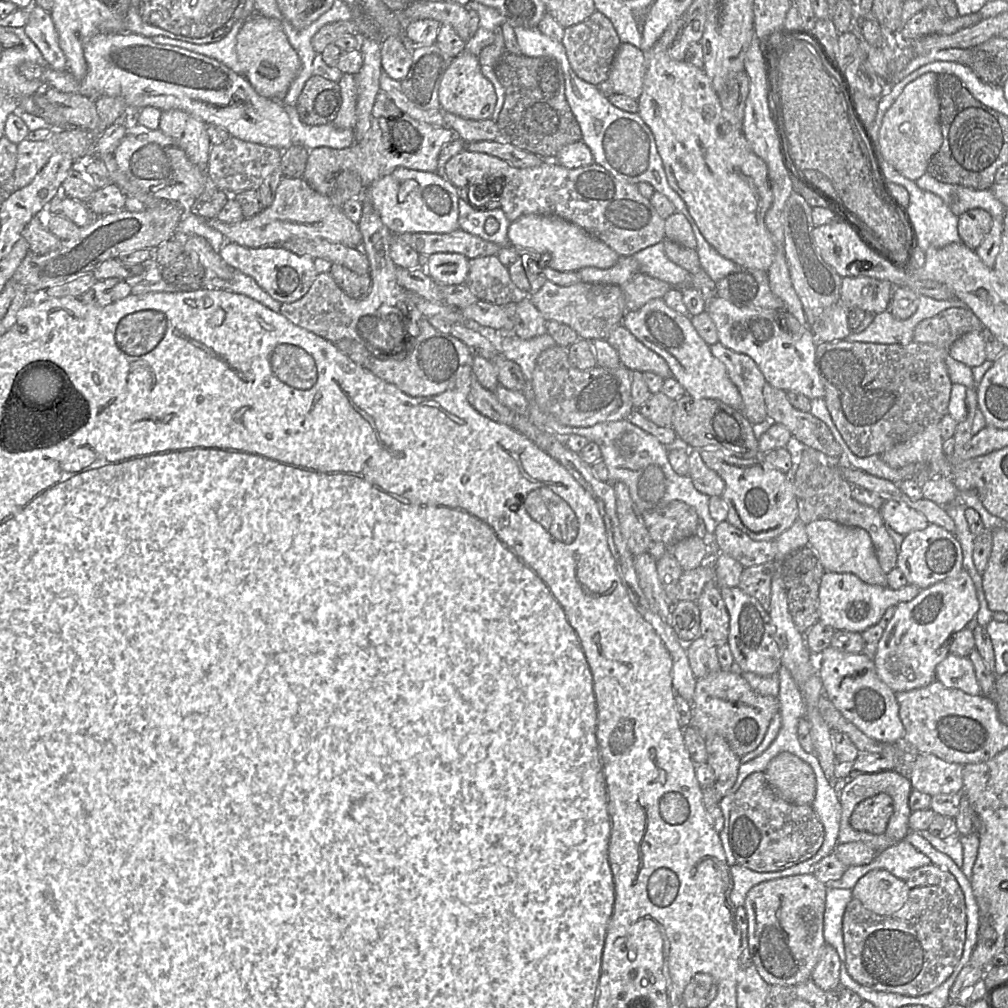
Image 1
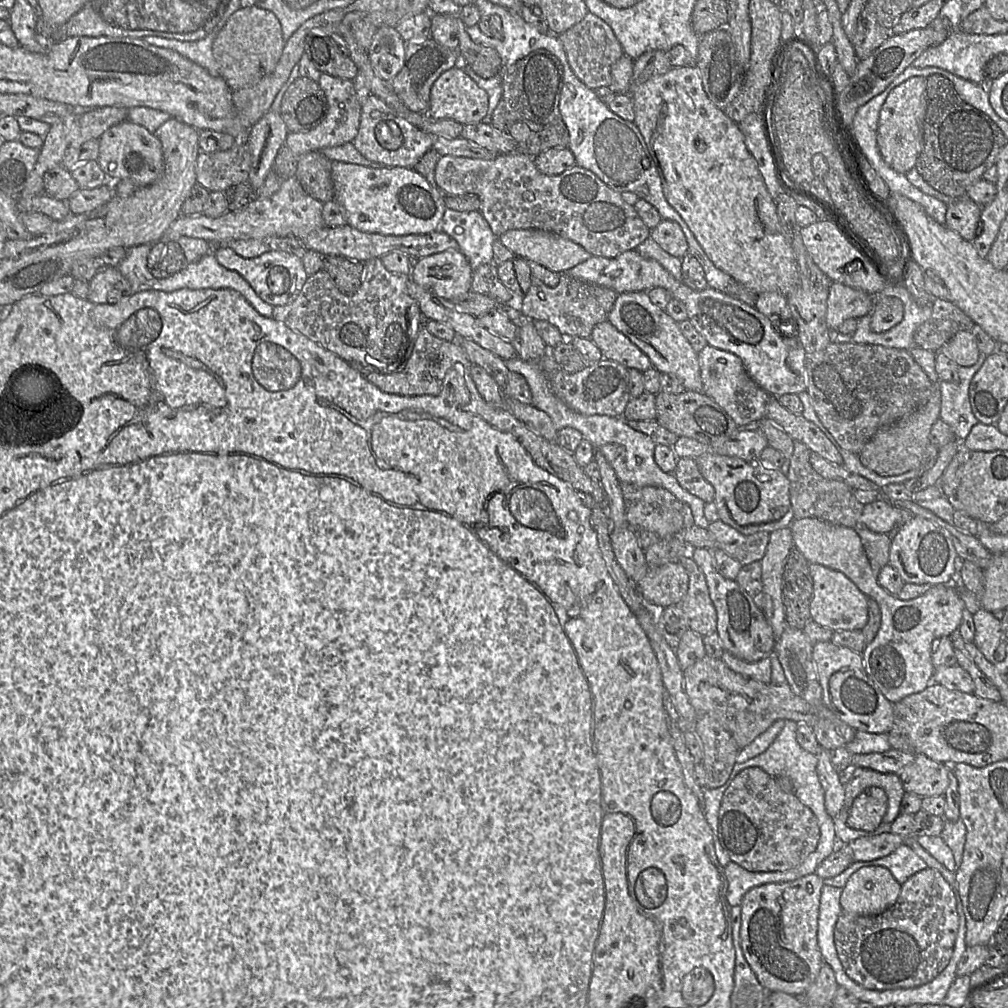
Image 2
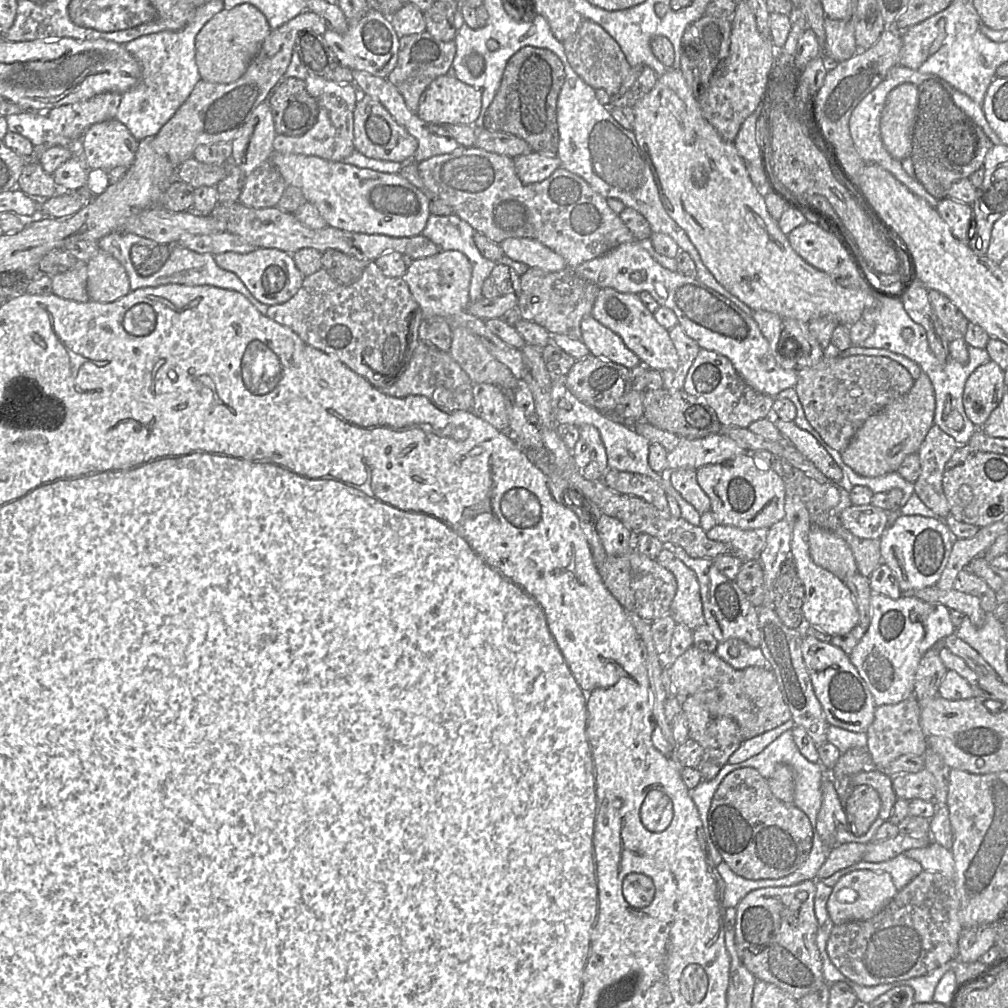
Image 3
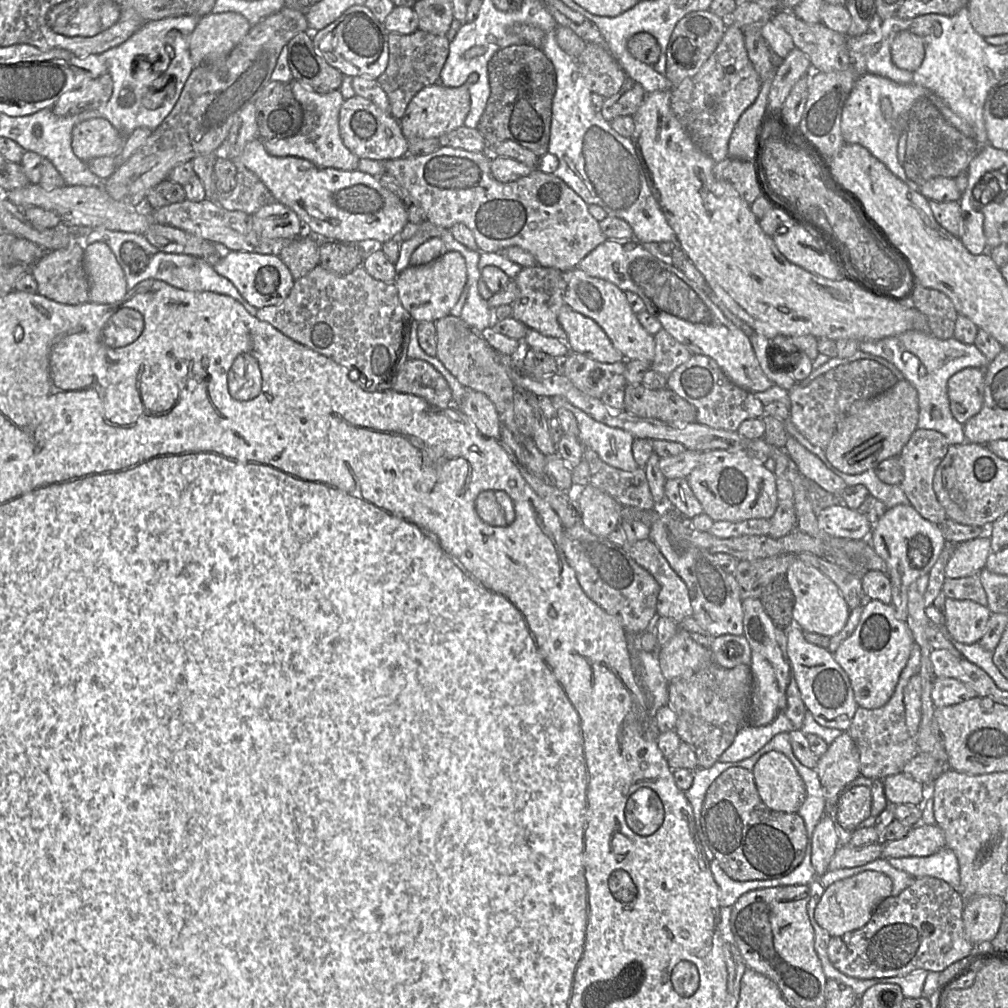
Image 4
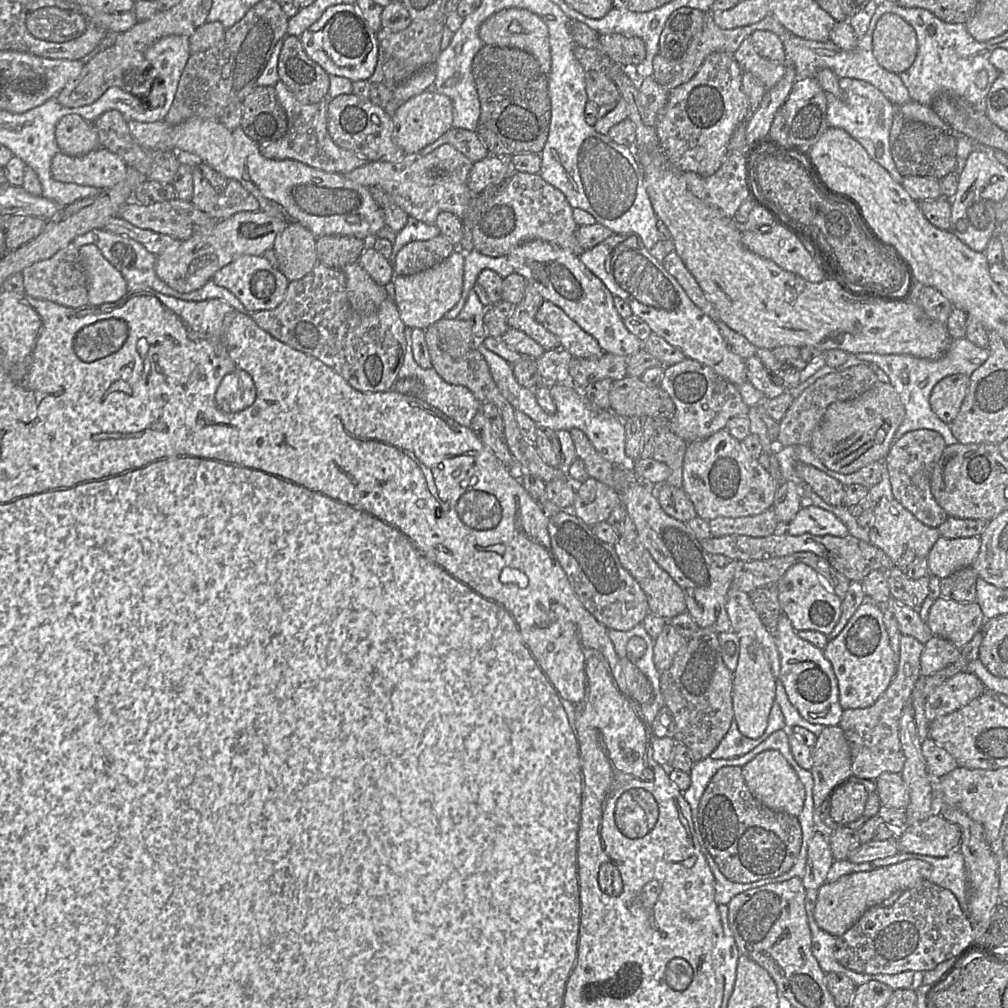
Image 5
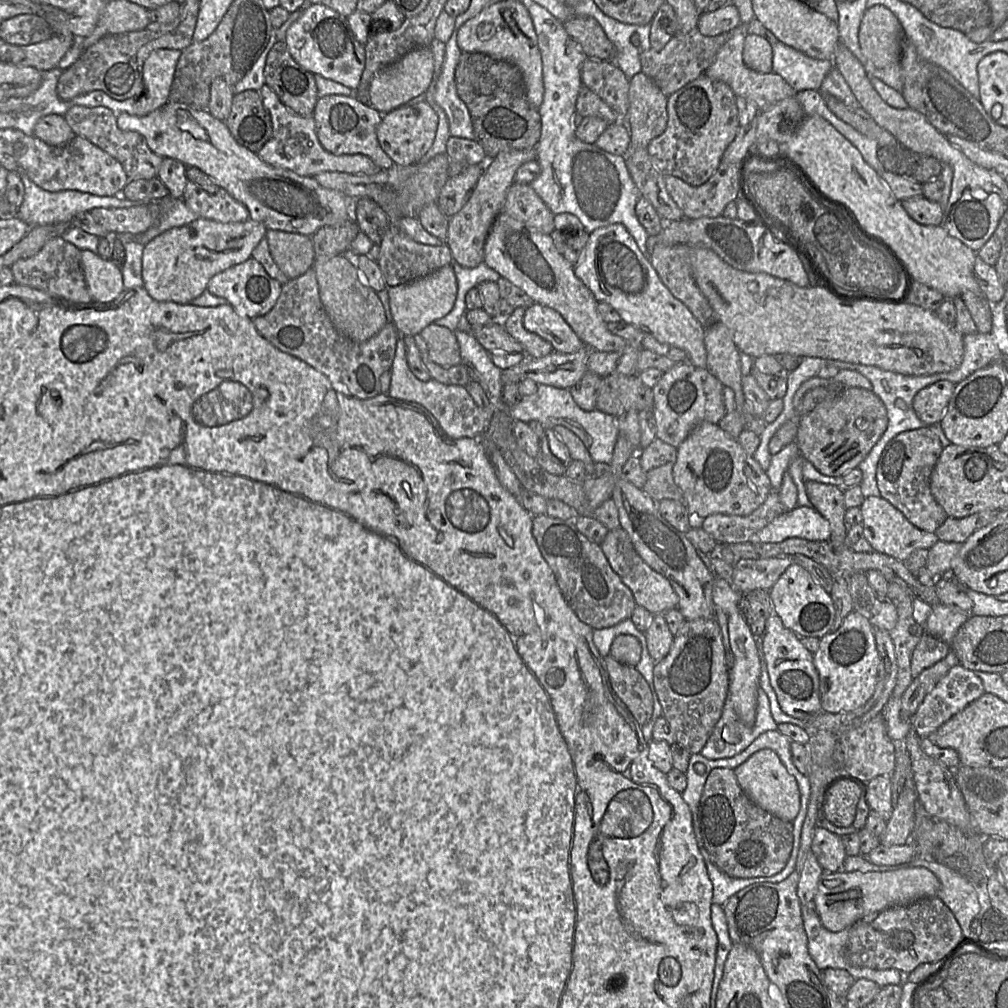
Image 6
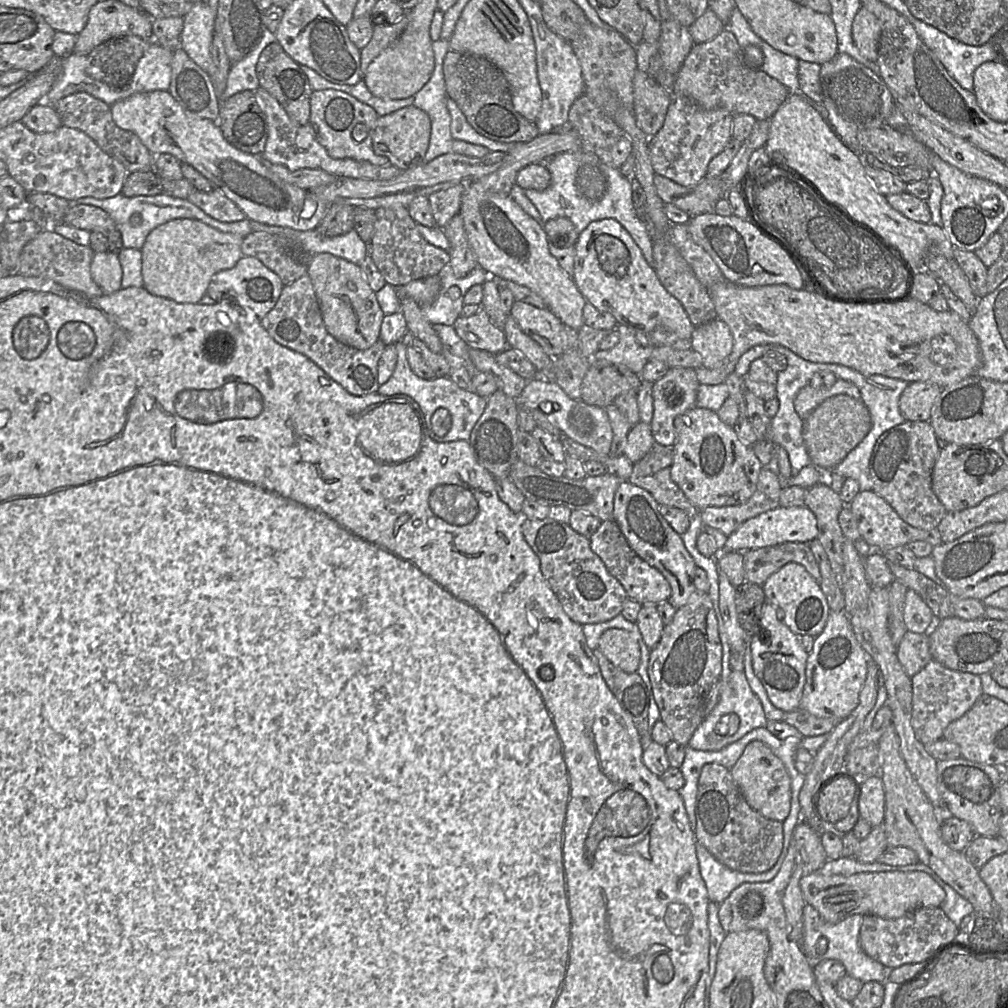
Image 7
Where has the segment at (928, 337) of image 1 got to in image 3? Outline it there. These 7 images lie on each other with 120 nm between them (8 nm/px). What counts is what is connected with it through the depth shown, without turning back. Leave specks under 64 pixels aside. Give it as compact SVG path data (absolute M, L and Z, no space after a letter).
M928 290L928 299L947 341L963 338L969 321L959 309L946 296L936 290Z

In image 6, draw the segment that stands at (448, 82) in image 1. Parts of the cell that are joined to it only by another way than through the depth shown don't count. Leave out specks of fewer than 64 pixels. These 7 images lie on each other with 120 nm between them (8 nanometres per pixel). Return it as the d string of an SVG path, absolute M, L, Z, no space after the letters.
M425 101L412 105L402 105L389 113L383 114L377 127L377 139L383 151L397 165L418 163L431 148L438 127L438 115Z

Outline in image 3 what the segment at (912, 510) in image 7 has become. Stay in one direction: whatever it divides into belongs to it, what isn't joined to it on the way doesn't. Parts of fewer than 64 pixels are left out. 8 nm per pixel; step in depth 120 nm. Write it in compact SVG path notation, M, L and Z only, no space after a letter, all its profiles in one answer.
M934 424L917 451L921 469L914 482L914 494L941 520L950 514L942 487L943 472L957 446L951 436Z

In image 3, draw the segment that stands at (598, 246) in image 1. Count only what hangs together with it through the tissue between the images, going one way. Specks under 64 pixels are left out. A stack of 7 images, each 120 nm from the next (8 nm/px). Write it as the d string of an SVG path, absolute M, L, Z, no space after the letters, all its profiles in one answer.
M508 238L501 242L500 246L504 255L522 262L528 267L549 272L557 272L567 267L567 263L561 255L534 239Z

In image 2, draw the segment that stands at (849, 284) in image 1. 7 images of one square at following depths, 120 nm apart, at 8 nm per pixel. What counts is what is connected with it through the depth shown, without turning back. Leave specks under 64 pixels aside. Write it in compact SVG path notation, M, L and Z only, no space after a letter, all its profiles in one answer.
M833 282L827 298L826 324L835 331L849 318L861 318L874 308L874 297L862 290Z

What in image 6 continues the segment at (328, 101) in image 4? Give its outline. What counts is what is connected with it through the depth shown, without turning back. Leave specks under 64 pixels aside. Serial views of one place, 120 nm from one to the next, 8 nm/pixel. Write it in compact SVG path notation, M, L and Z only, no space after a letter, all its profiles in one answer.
M266 83L261 87L259 92L265 107L271 114L273 124L271 138L257 153L267 164L291 170L301 176L315 176L320 172L346 172L350 174L373 175L381 170L366 155L335 155L325 150L317 137L313 115L302 116L289 109Z

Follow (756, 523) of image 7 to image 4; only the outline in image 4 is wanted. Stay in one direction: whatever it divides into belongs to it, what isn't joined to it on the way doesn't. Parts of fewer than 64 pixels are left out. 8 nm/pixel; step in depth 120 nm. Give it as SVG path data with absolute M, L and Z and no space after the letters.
M844 504L830 506L816 516L820 528L834 537L864 540L869 537L873 529L866 515Z

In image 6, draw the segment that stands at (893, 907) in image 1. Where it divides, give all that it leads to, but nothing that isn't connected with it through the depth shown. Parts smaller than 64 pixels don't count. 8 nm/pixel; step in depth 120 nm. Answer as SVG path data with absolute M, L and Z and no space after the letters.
M924 867L906 868L886 872L824 872L814 897L817 913L823 927L831 932L850 928L865 916L872 916L915 900L937 896L940 881Z

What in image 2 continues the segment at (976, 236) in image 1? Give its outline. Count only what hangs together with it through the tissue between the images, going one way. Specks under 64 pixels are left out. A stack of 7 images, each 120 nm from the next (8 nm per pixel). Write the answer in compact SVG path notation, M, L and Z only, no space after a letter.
M966 195L955 198L956 200L947 207L945 226L966 241L973 242L979 234L982 207Z

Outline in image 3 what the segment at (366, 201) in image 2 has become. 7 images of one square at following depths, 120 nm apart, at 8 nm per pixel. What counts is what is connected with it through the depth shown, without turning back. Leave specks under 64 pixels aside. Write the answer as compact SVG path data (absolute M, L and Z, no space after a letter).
M275 151L268 162L279 171L286 185L302 191L306 202L319 211L328 227L394 238L411 237L422 233L431 215L429 196L398 173L388 174L344 162Z

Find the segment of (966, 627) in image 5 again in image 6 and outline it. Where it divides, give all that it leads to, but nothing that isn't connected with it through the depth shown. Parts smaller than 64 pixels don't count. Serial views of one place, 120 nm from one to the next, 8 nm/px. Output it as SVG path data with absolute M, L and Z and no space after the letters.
M942 603L932 605L925 631L950 645L960 627L972 614L953 609Z

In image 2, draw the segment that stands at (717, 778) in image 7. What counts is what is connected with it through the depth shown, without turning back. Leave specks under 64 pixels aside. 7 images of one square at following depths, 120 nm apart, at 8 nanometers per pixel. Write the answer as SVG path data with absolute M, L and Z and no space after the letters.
M762 768L741 770L723 794L717 840L730 860L750 872L785 872L799 866L817 848L820 828L814 813L793 793L780 788Z

